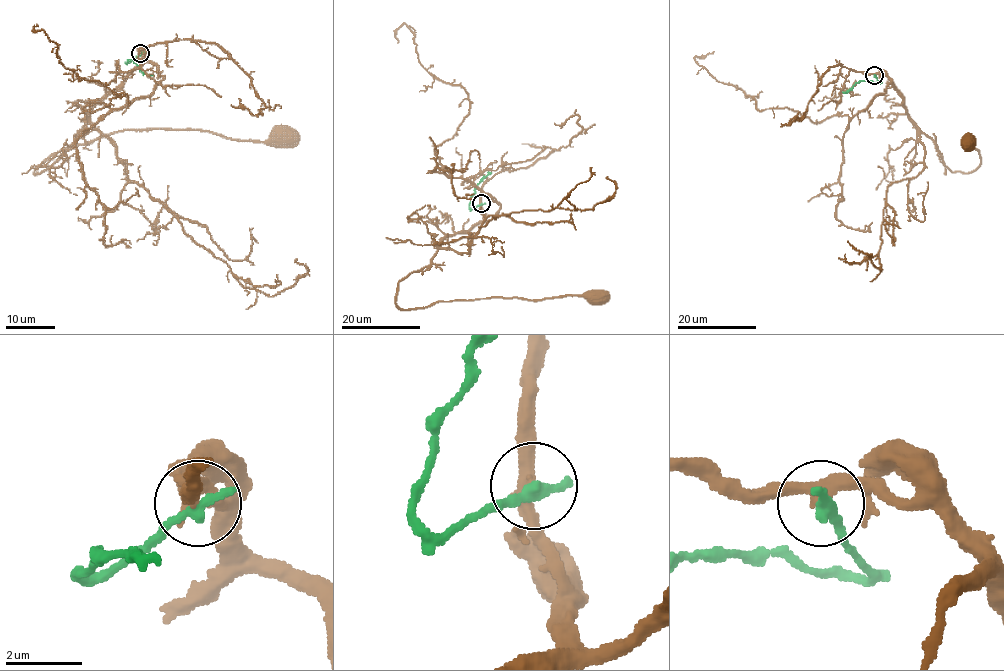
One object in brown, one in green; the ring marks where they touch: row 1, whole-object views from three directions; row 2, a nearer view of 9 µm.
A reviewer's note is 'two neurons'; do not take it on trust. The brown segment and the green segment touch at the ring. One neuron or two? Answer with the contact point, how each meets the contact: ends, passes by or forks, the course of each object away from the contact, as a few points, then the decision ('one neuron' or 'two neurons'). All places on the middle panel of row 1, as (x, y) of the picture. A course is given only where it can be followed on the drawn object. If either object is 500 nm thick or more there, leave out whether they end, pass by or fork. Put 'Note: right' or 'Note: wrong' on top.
Note: right
place (481, 203); brown passes by; green ends; course brown (481, 203), (481, 221), (449, 234), (429, 265), (398, 283), (400, 308), (597, 296); course green (481, 204), (472, 209), (468, 206), (474, 188), (491, 172); two neurons

